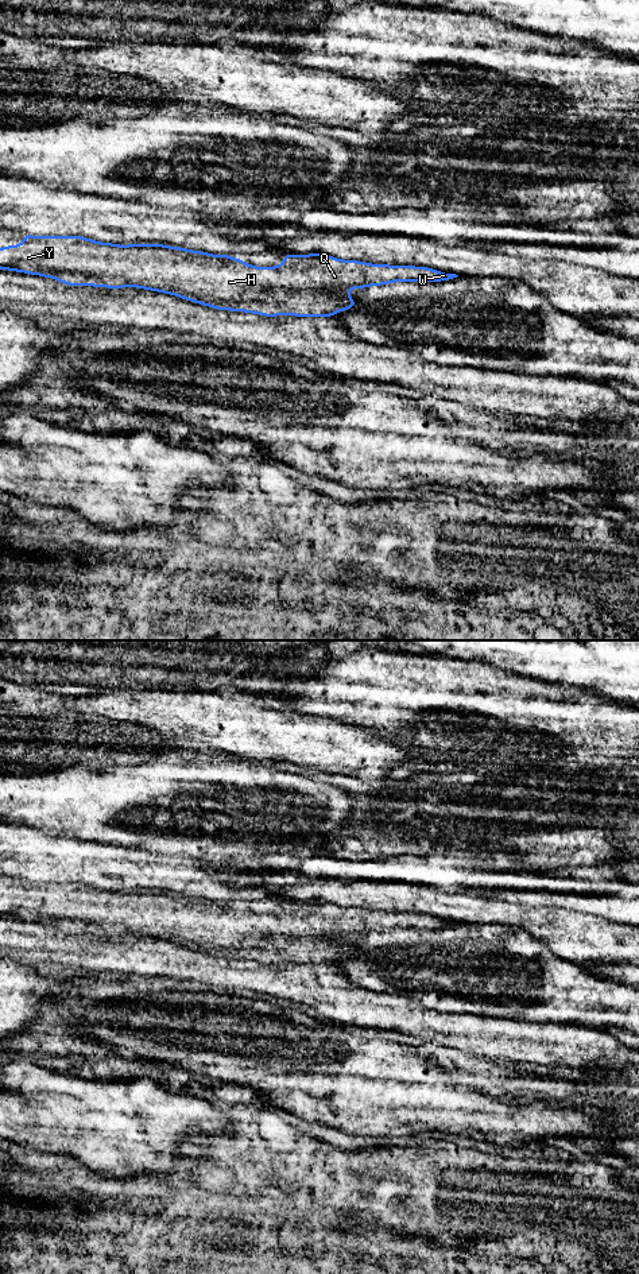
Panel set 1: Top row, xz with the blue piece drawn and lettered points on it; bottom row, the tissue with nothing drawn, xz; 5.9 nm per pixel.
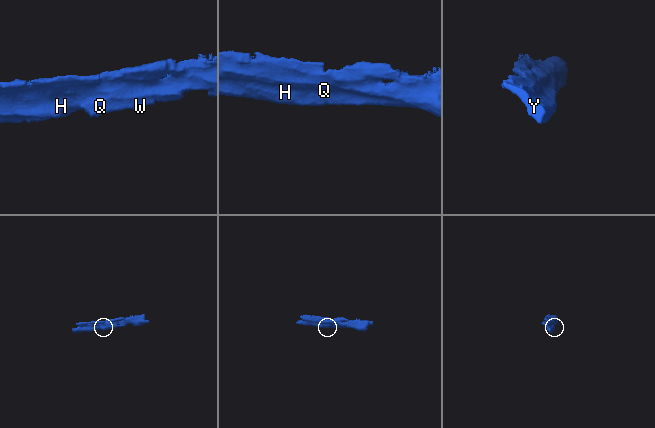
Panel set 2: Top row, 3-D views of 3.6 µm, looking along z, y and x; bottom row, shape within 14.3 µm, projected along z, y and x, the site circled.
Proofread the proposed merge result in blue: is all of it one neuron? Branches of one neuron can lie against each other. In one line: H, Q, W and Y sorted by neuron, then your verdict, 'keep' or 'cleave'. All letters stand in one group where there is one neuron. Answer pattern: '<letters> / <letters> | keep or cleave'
H Q W Y | keep

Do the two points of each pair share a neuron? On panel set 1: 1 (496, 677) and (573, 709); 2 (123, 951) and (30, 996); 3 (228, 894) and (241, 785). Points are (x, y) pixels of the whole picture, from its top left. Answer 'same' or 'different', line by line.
1: same
2: different
3: different

